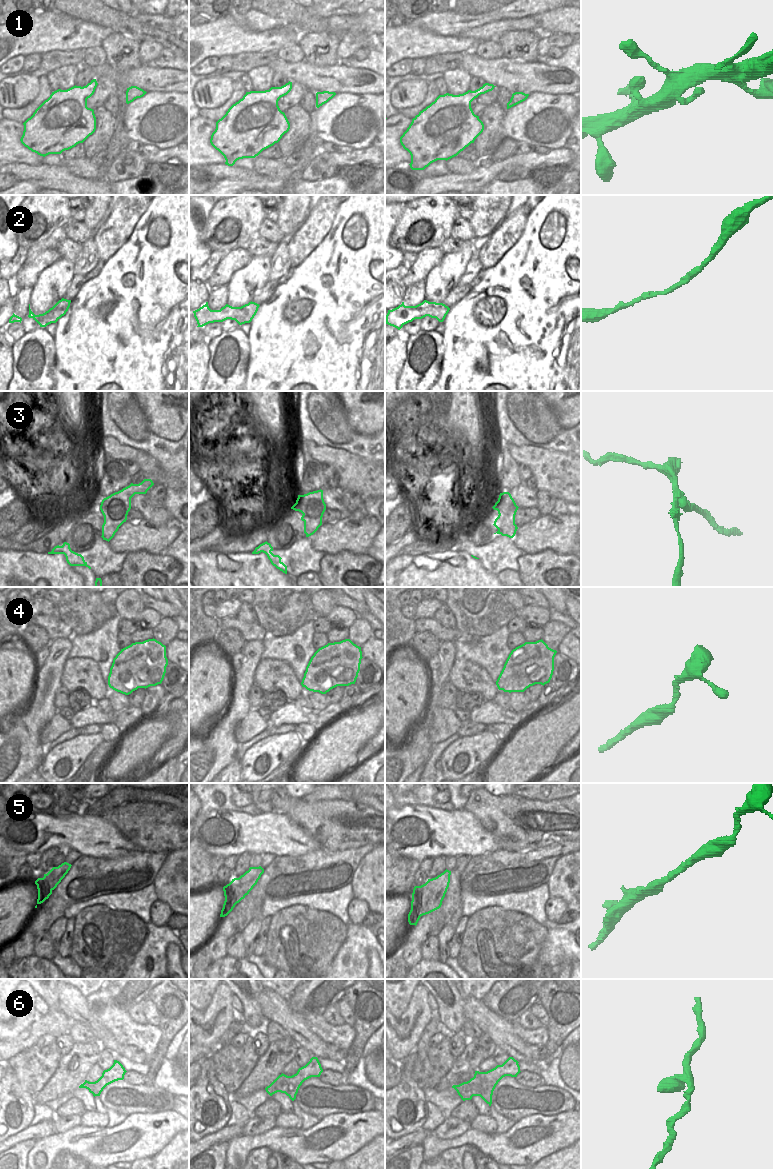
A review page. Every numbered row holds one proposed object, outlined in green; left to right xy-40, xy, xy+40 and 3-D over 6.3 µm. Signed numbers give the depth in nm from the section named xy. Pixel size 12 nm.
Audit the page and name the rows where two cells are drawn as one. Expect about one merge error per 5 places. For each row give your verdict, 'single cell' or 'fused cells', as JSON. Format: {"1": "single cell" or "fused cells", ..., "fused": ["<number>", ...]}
{"1": "single cell", "2": "single cell", "3": "fused cells", "4": "single cell", "5": "single cell", "6": "single cell", "fused": ["3"]}

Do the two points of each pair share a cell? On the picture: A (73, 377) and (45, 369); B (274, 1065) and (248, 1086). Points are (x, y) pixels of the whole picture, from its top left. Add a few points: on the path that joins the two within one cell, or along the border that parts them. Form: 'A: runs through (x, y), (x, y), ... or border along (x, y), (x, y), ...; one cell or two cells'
A: border along (56, 349), (56, 365), (53, 380); two cells
B: runs through (268, 1069), (254, 1082); one cell

